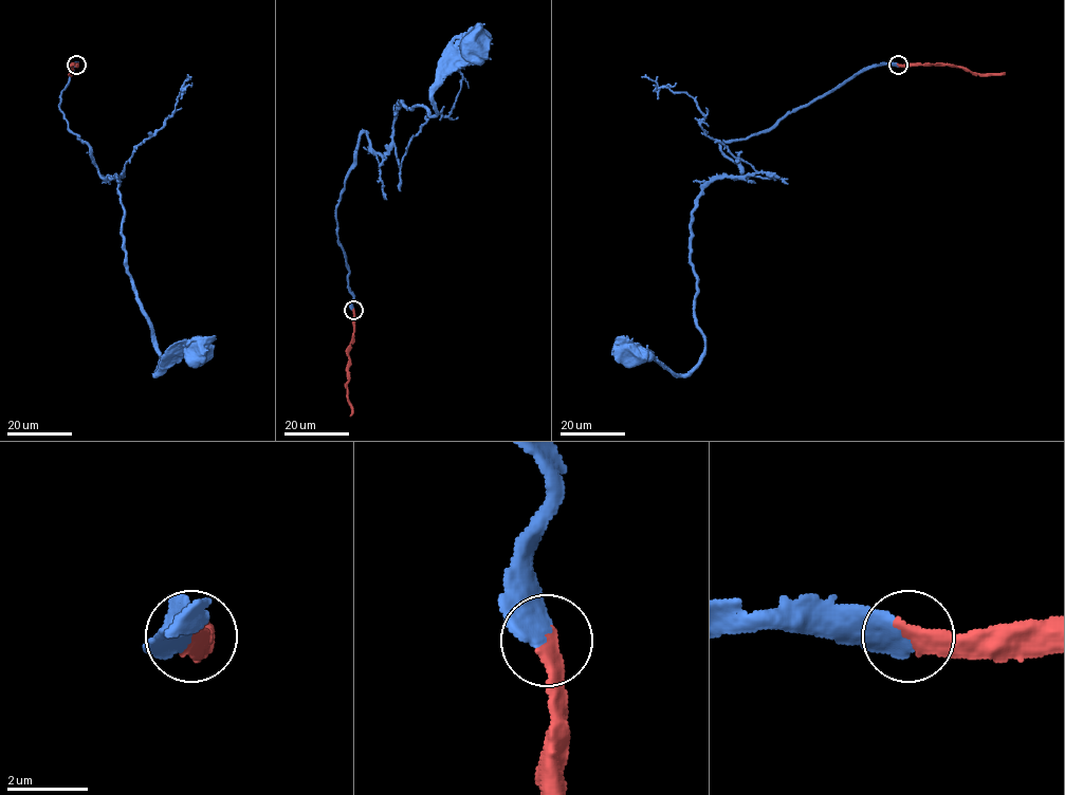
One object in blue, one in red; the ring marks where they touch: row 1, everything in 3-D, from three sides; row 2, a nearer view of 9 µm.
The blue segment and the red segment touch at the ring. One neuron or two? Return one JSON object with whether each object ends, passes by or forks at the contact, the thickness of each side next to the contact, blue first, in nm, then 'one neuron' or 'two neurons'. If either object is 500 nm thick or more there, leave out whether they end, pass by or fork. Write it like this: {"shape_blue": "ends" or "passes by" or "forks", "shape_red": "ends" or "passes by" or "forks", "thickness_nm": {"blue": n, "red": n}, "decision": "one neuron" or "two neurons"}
{"shape_blue": "ends", "shape_red": "ends", "thickness_nm": {"blue": 460, "red": 400}, "decision": "one neuron"}

